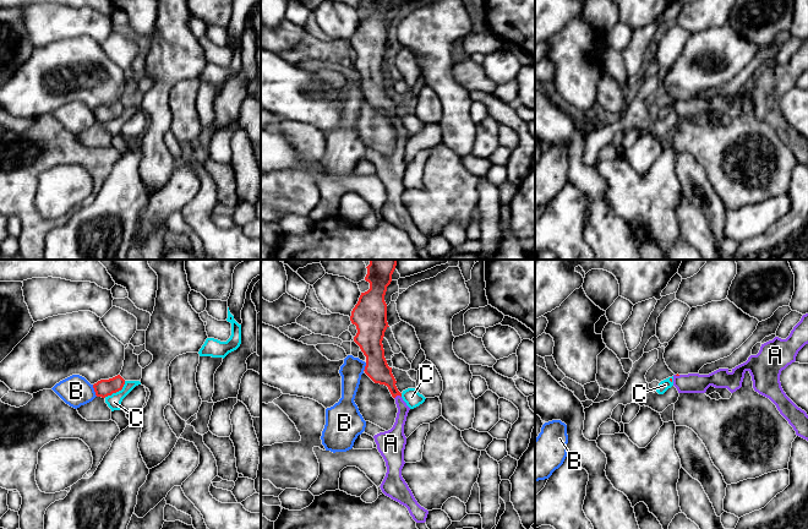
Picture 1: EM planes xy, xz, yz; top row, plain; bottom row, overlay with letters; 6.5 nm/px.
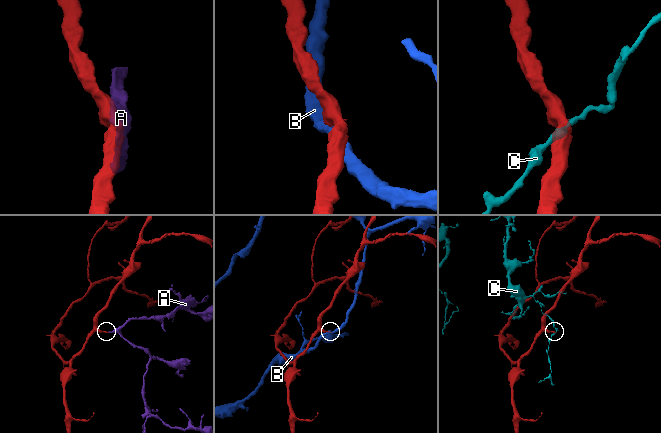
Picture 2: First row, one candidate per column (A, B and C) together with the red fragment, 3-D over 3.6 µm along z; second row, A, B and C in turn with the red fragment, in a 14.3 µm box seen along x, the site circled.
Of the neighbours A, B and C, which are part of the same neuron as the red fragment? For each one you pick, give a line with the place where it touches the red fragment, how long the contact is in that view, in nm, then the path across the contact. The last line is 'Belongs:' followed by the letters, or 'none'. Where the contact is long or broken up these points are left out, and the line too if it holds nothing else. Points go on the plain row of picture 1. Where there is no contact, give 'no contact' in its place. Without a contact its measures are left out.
A: xz (397, 120) | 50 nm | across xz (377, 94), (389, 107), (397, 120), (400, 129), (397, 158)
Belongs: A

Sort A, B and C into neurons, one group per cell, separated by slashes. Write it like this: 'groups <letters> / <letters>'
groups A / B / C

